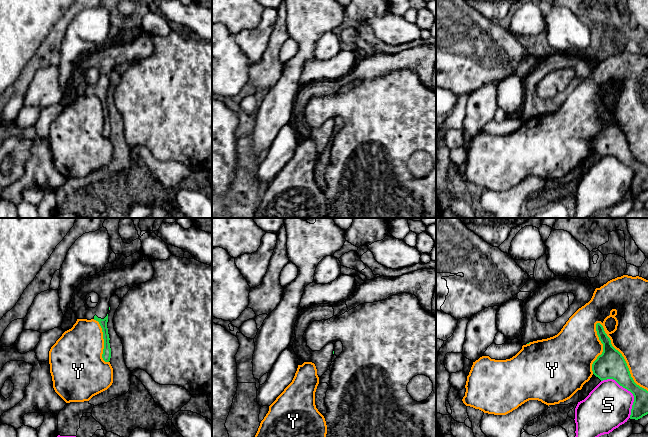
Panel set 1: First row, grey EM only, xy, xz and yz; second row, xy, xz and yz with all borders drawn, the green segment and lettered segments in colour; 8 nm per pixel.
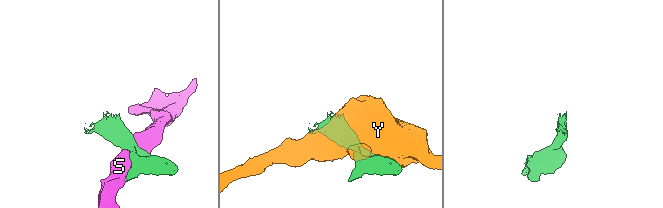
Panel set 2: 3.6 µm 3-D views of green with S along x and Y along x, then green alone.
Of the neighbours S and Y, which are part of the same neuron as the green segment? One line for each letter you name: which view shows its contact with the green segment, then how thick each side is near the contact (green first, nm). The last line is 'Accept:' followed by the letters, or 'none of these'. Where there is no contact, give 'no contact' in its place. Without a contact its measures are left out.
Accept: none of these

